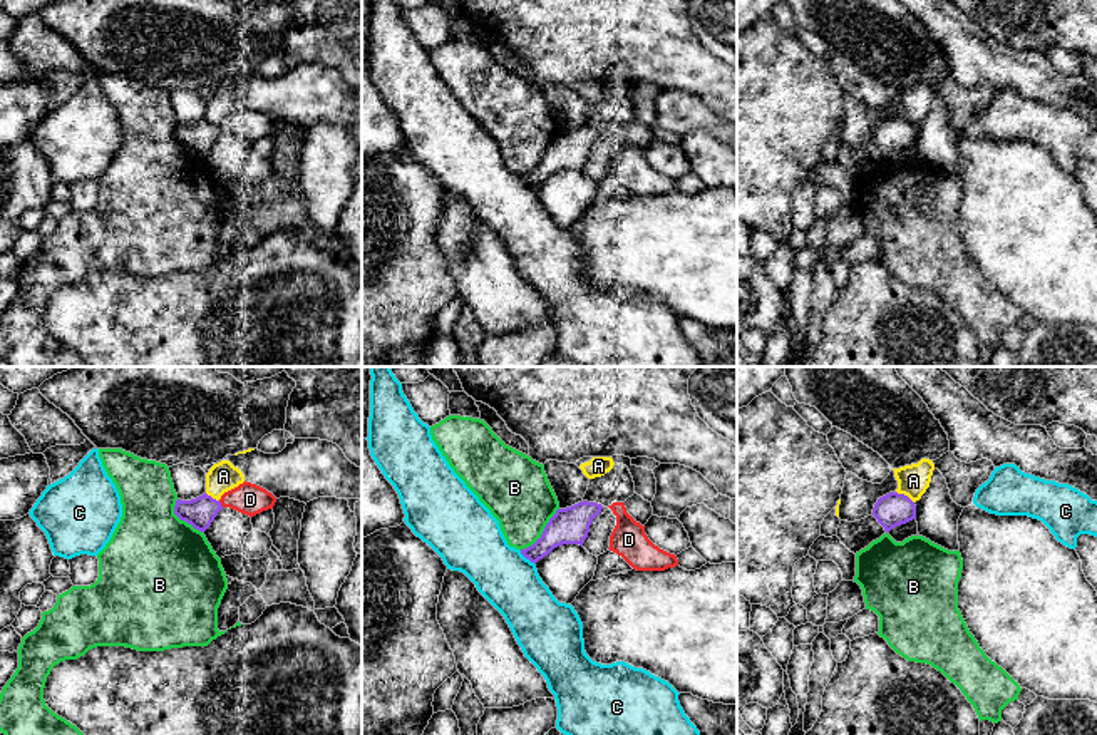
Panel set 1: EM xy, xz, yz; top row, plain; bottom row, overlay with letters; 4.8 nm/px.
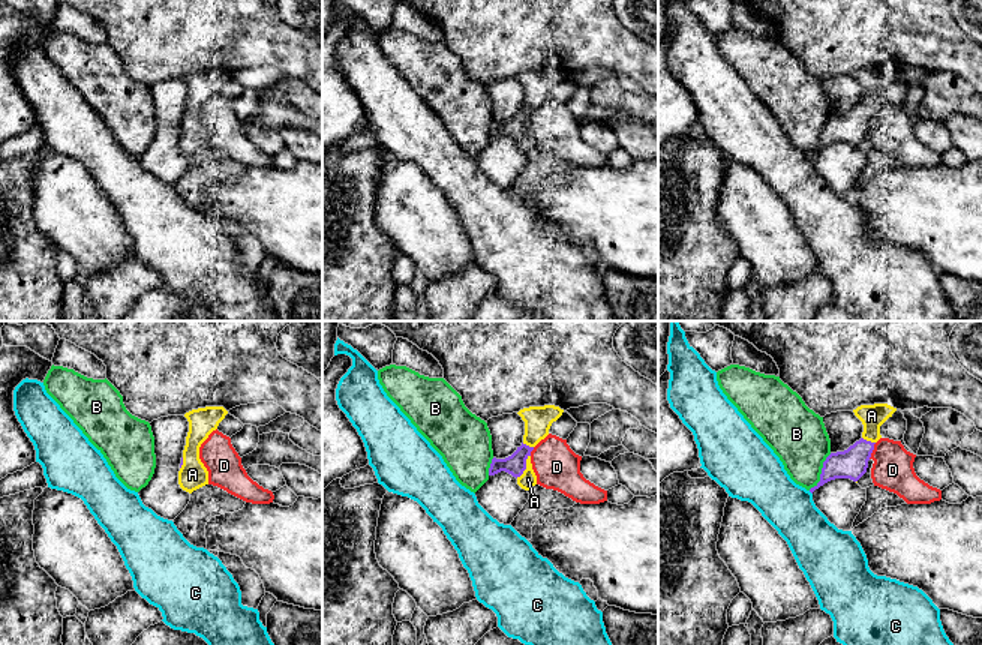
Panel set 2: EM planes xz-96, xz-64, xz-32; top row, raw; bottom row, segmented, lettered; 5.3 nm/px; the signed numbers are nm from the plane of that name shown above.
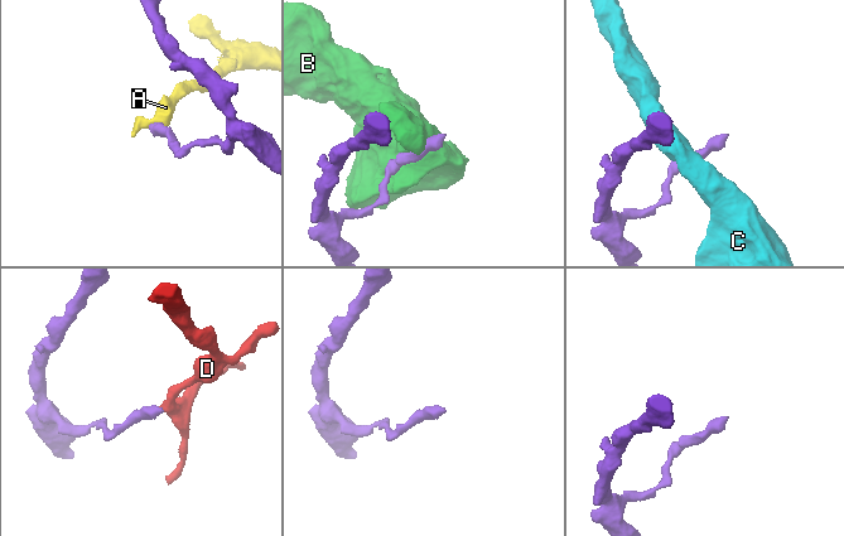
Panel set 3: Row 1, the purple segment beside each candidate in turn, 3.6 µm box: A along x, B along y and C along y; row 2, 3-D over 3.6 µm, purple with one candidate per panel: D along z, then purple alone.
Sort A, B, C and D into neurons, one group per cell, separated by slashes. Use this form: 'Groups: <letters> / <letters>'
Groups: A / B / C / D

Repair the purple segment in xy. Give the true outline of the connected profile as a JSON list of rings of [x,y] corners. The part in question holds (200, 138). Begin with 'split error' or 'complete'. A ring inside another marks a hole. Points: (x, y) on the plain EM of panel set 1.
complete | [[[206,117],[191,126],[176,126],[174,139],[191,149],[194,154],[204,157],[218,137],[223,134],[221,127],[208,121]]]

